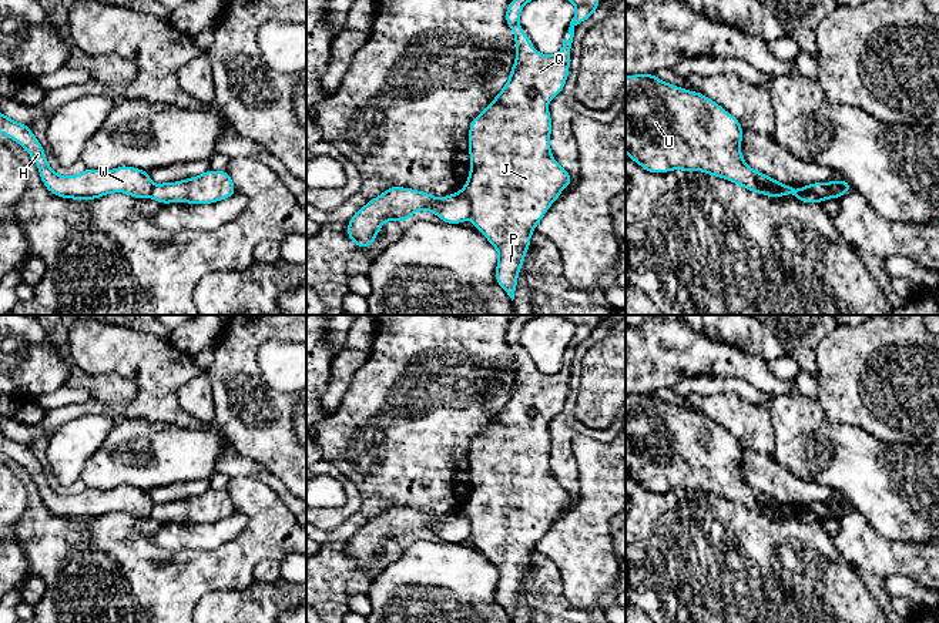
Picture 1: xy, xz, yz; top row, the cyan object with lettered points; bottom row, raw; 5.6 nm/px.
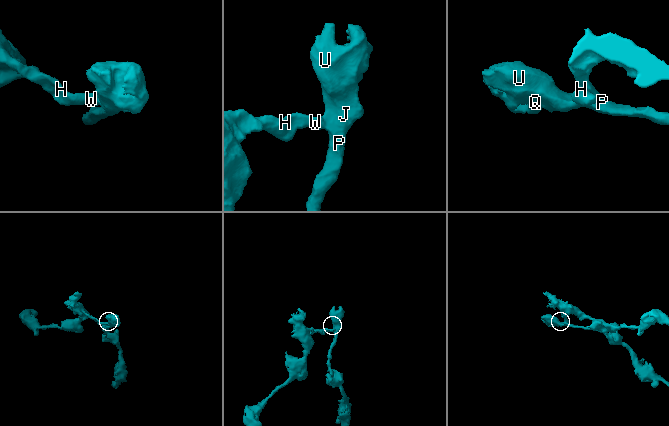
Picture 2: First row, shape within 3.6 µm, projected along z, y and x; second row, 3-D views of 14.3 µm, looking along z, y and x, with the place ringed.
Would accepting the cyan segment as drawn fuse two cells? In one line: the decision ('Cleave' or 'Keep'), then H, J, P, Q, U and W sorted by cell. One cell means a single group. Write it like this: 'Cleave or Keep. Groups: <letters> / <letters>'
Cleave. Groups: H W / J P Q U

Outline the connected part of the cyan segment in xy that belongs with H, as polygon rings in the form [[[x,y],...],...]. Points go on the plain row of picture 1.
[[[0,432],[0,452],[27,469],[38,488],[43,503],[57,516],[95,519],[113,512],[125,512],[137,519],[145,519],[154,506],[148,490],[128,485],[105,490],[85,488],[81,493],[64,496],[50,488],[43,465],[27,443],[10,439]]]

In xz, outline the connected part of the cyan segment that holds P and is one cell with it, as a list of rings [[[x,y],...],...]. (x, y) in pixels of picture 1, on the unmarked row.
[[[517,315],[506,329],[506,342],[514,352],[516,379],[509,401],[499,415],[476,435],[469,448],[470,493],[463,506],[472,525],[472,542],[497,569],[496,602],[514,619],[519,590],[530,566],[536,545],[559,519],[563,508],[573,502],[570,493],[553,478],[550,469],[551,436],[549,421],[566,405],[570,392],[570,368],[574,346],[598,328],[598,315],[559,315],[576,325],[570,341],[569,359],[561,369],[546,375],[534,369],[522,349],[519,335],[526,322],[541,315]]]

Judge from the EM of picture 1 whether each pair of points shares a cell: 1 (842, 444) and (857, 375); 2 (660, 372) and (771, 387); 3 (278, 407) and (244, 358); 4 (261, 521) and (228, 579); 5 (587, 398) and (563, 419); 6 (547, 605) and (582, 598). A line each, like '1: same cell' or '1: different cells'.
1: different cells
2: same cell
3: same cell
4: same cell
5: different cells
6: different cells

